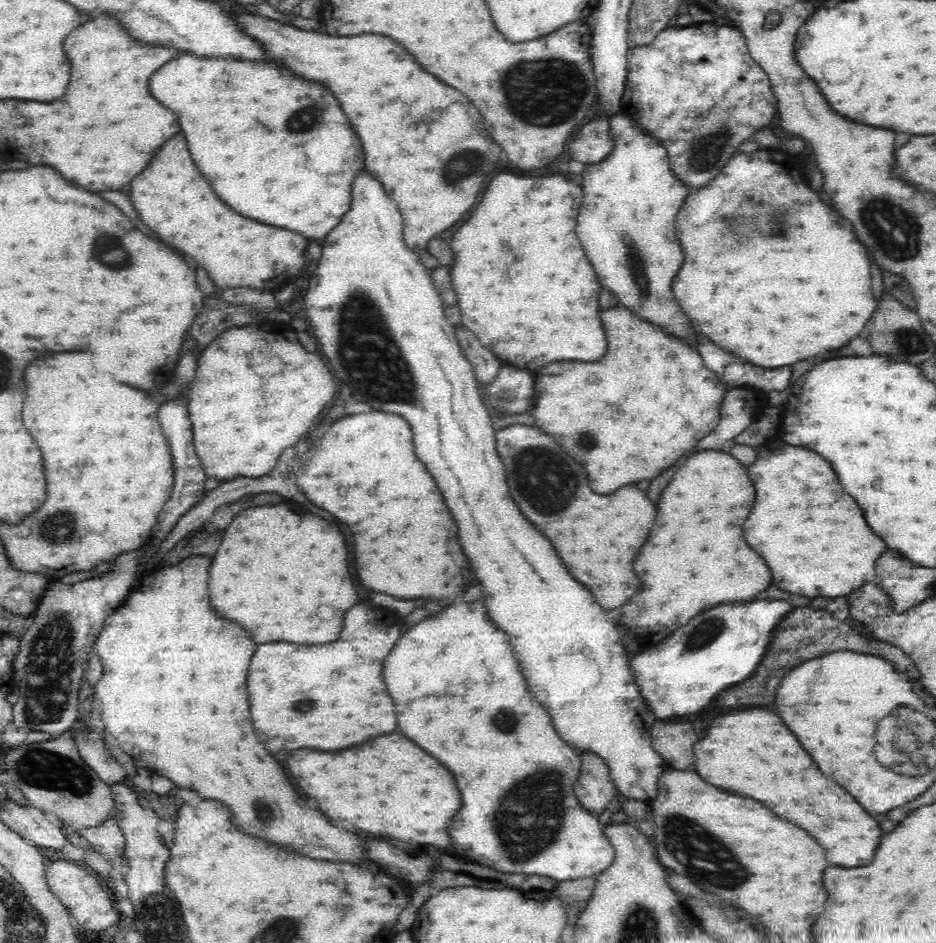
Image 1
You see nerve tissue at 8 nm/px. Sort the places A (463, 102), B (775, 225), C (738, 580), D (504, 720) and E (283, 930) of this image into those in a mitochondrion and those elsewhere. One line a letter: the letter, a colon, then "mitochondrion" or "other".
A: other
B: mitochondrion
C: other
D: mitochondrion
E: mitochondrion

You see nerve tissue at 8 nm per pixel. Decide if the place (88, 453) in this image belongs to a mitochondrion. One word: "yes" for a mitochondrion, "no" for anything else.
no

